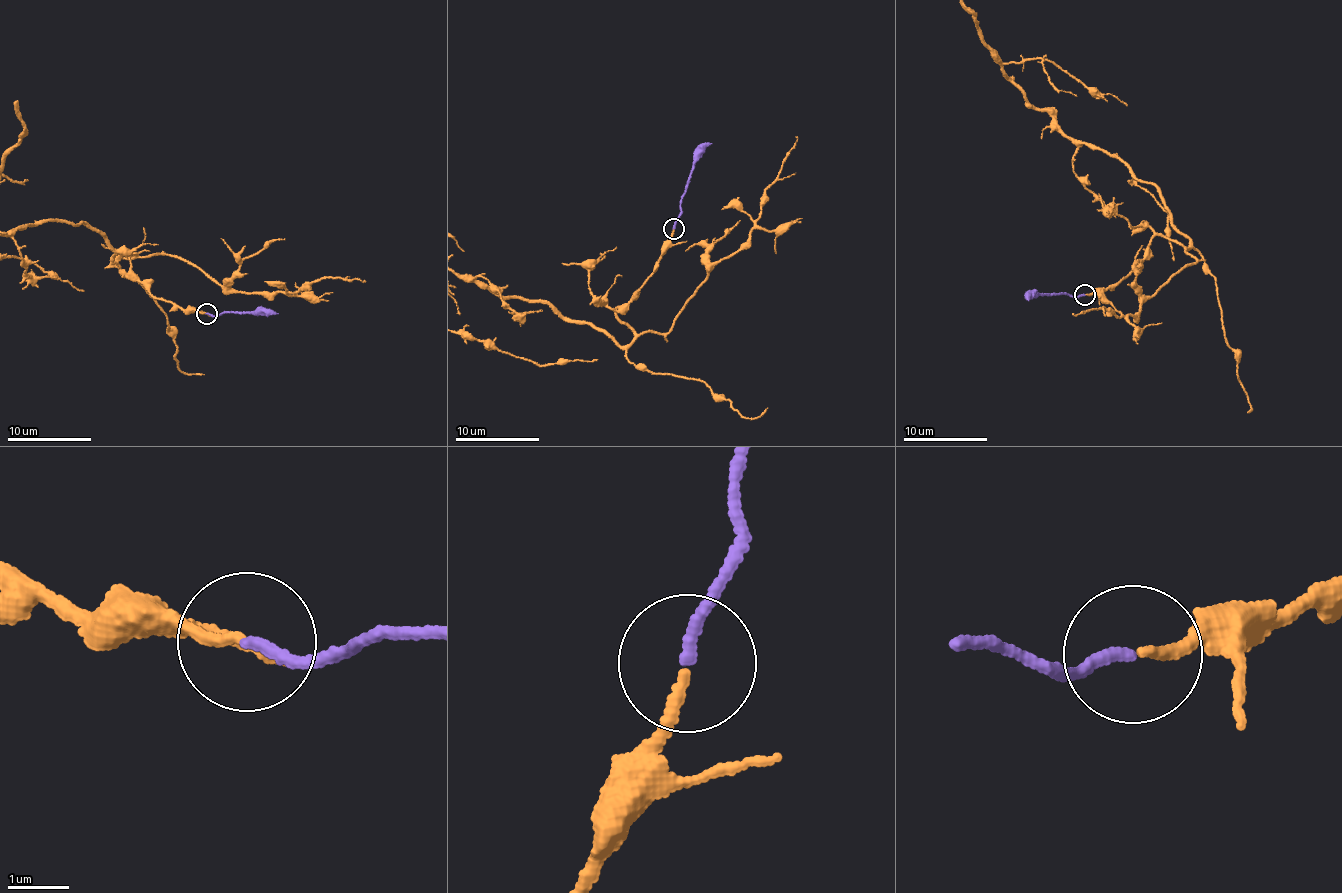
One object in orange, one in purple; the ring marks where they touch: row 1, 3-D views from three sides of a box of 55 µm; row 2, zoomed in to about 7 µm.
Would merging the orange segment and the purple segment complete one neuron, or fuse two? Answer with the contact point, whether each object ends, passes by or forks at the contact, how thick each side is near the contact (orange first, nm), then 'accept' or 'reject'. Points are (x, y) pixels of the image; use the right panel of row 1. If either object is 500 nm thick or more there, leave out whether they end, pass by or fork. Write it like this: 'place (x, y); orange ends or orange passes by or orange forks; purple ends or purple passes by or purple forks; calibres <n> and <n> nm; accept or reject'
place (1085, 295); orange ends; purple ends; calibres 170 and 180 nm; accept

